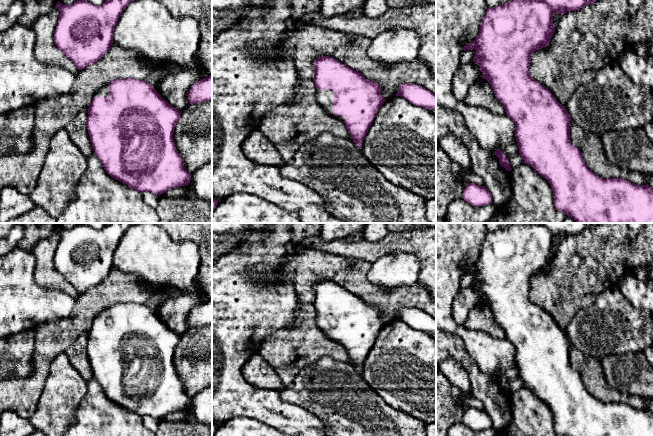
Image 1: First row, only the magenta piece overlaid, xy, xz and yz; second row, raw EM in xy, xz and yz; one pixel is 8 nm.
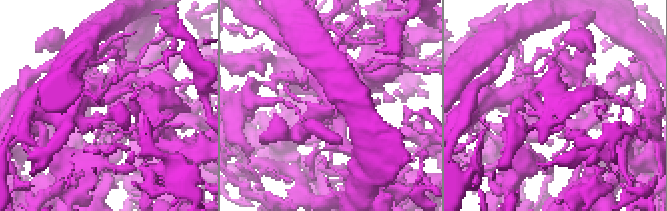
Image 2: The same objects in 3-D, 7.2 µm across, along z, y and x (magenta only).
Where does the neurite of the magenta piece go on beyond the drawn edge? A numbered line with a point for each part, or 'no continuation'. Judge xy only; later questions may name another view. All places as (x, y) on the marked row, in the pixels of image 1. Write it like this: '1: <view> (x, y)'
1: xy (105, 93)

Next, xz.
1: xz (324, 97)

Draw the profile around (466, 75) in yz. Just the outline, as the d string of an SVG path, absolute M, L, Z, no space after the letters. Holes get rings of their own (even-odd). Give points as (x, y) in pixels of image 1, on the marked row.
M472 62L470 65L461 65L451 82L455 98L459 101L464 101L469 88L480 79L482 79L482 72L477 63Z

